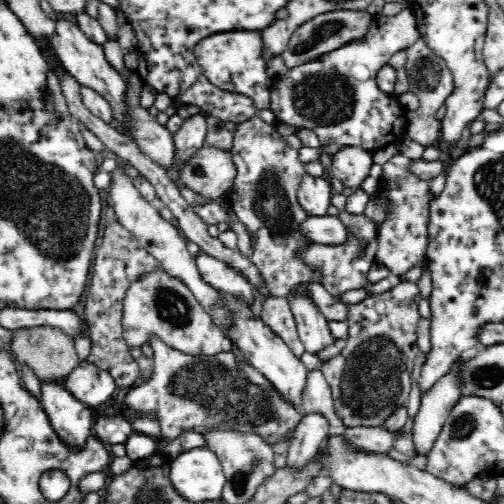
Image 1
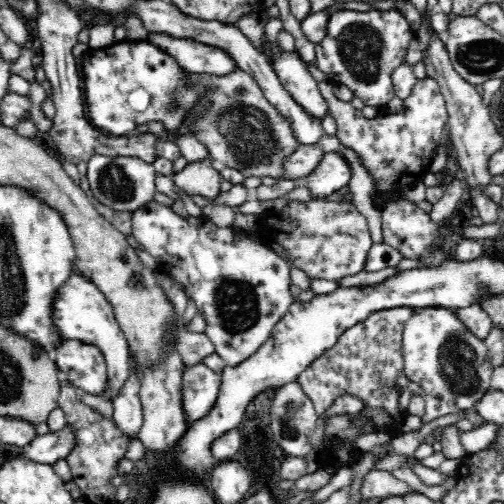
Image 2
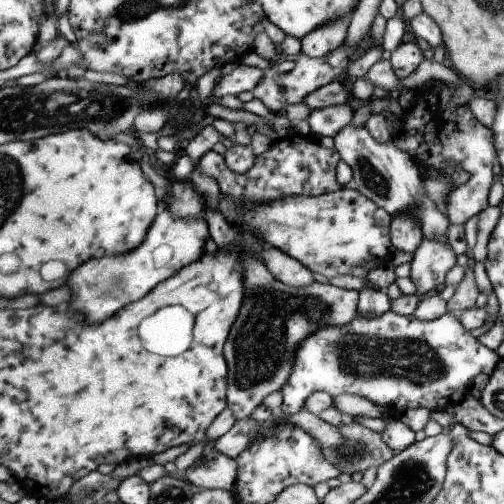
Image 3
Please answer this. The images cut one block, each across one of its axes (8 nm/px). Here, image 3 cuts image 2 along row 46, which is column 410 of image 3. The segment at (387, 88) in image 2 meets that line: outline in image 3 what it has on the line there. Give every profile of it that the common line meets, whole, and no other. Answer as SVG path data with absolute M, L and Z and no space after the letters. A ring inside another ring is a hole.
M389 310L381 316L357 314L351 324L327 326L303 340L303 344L297 348L289 382L281 390L285 396L283 410L287 416L307 410L307 398L315 392L329 392L335 398L343 394L359 394L391 410L401 410L403 414L417 408L427 408L431 412L451 410L453 406L459 406L461 400L465 400L465 384L469 384L473 376L479 372L491 376L495 372L497 358L497 352L487 350L477 338L473 338L471 332L459 322L457 314L451 312L433 322L421 320L417 316L401 316L395 310Z

